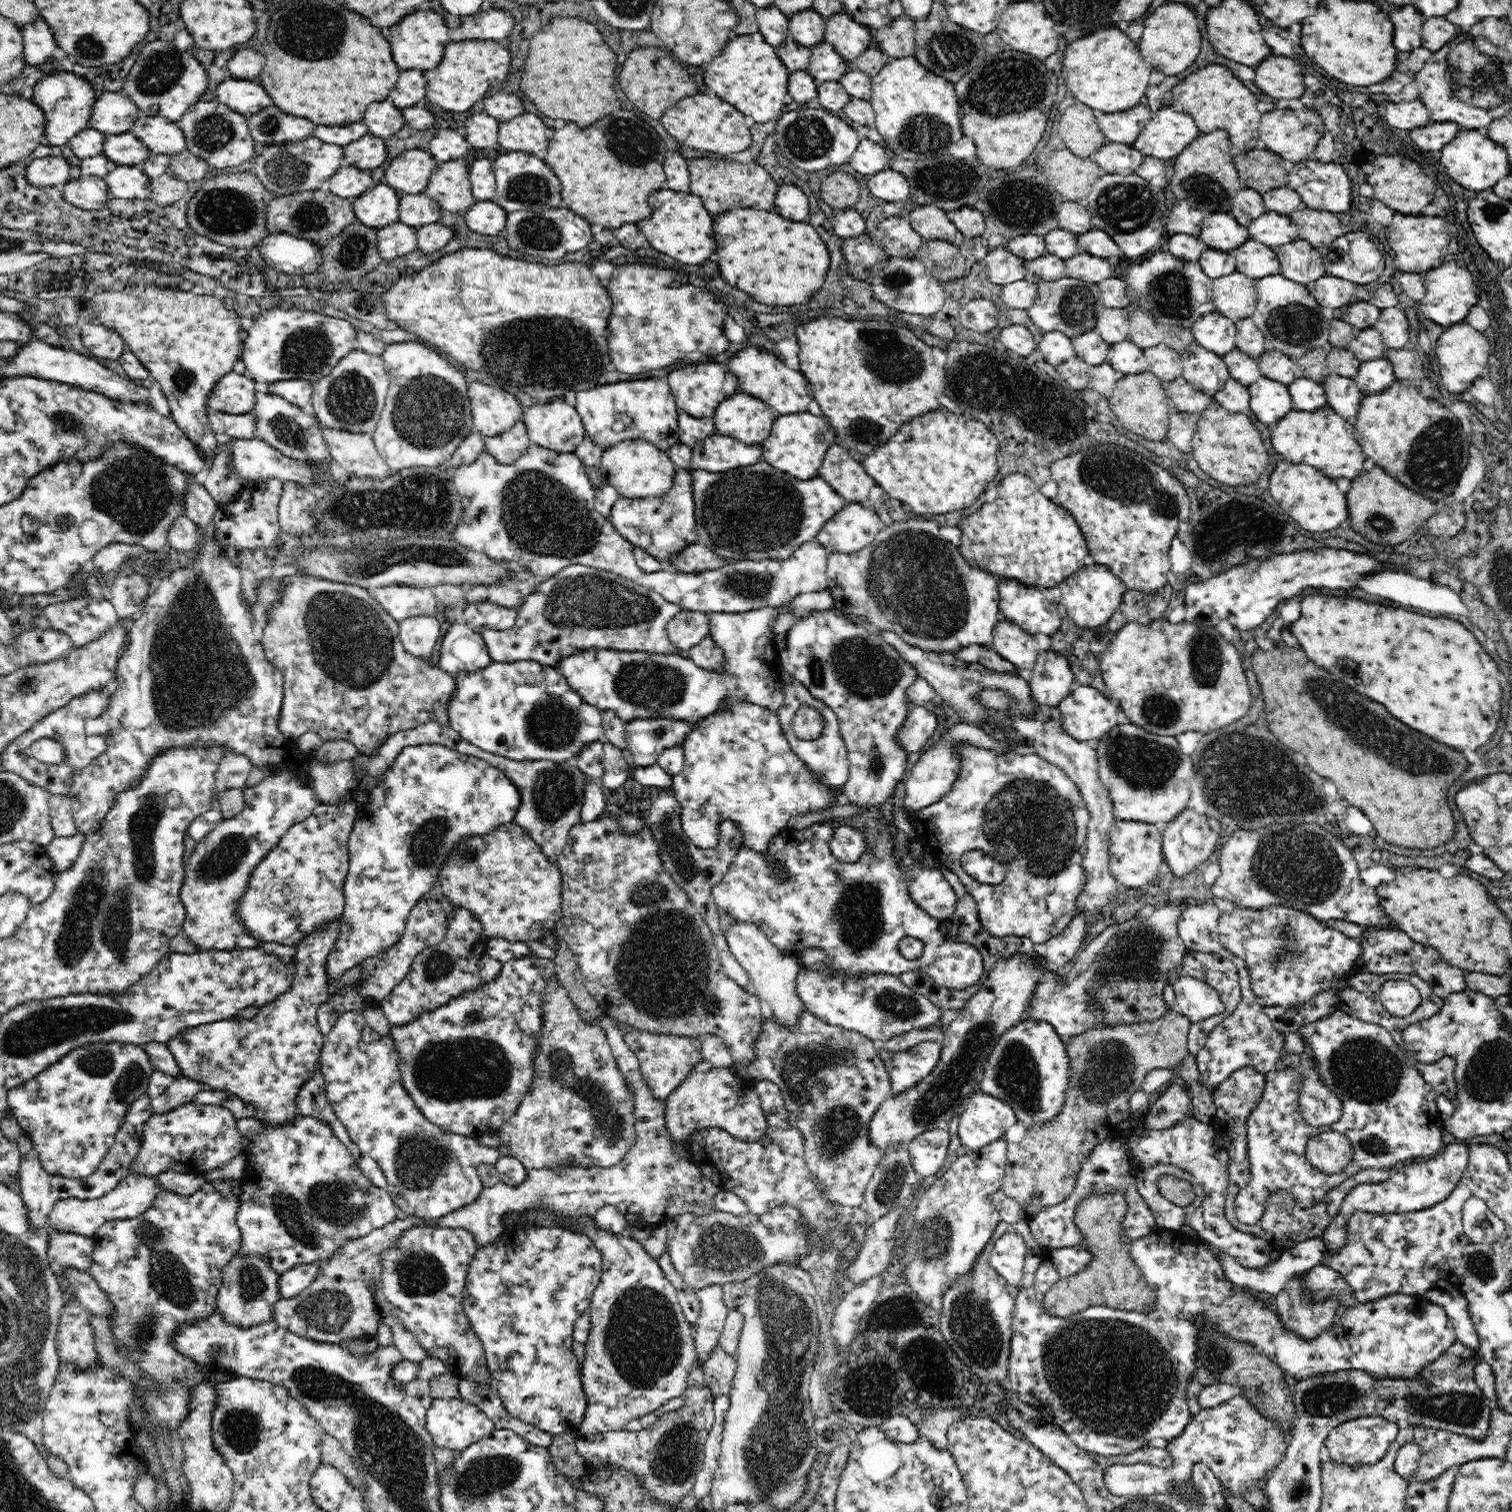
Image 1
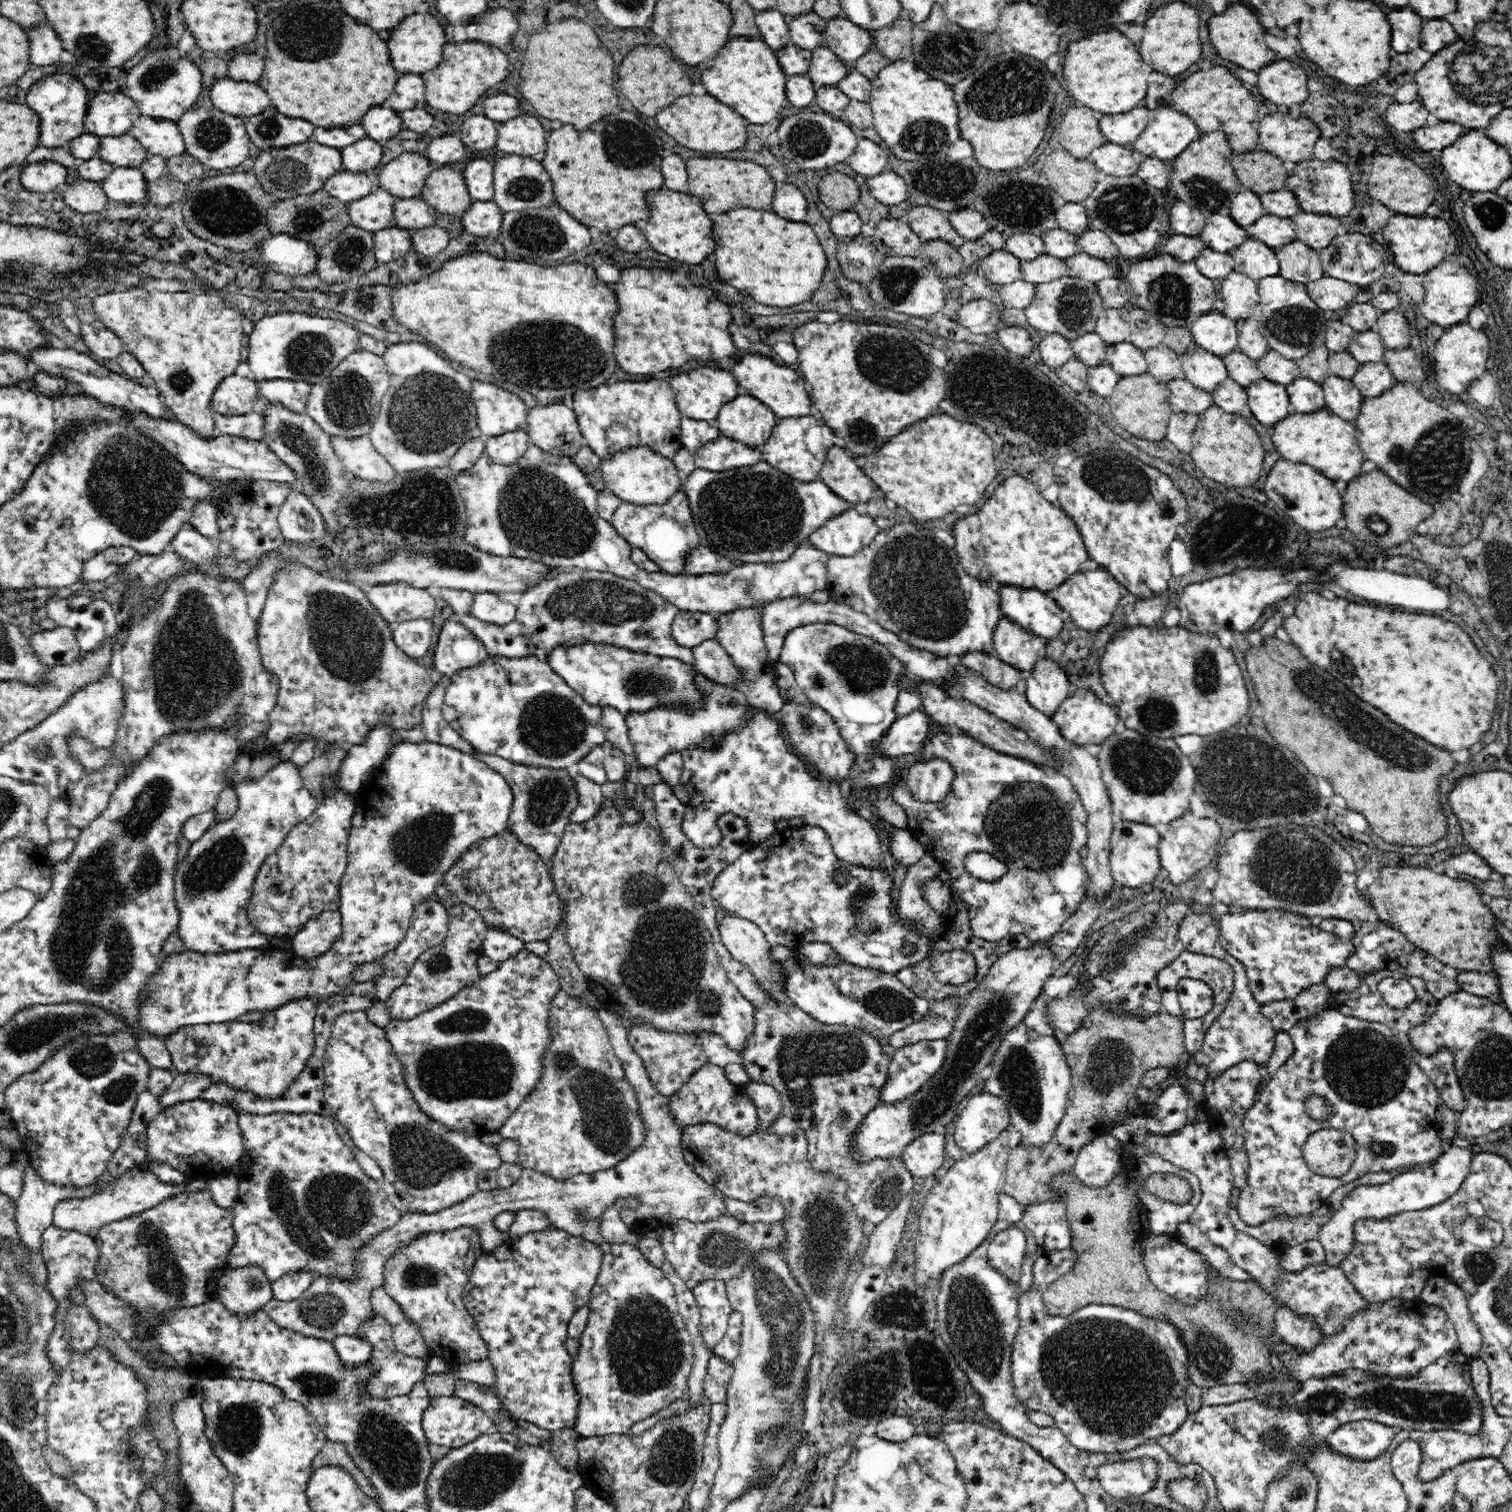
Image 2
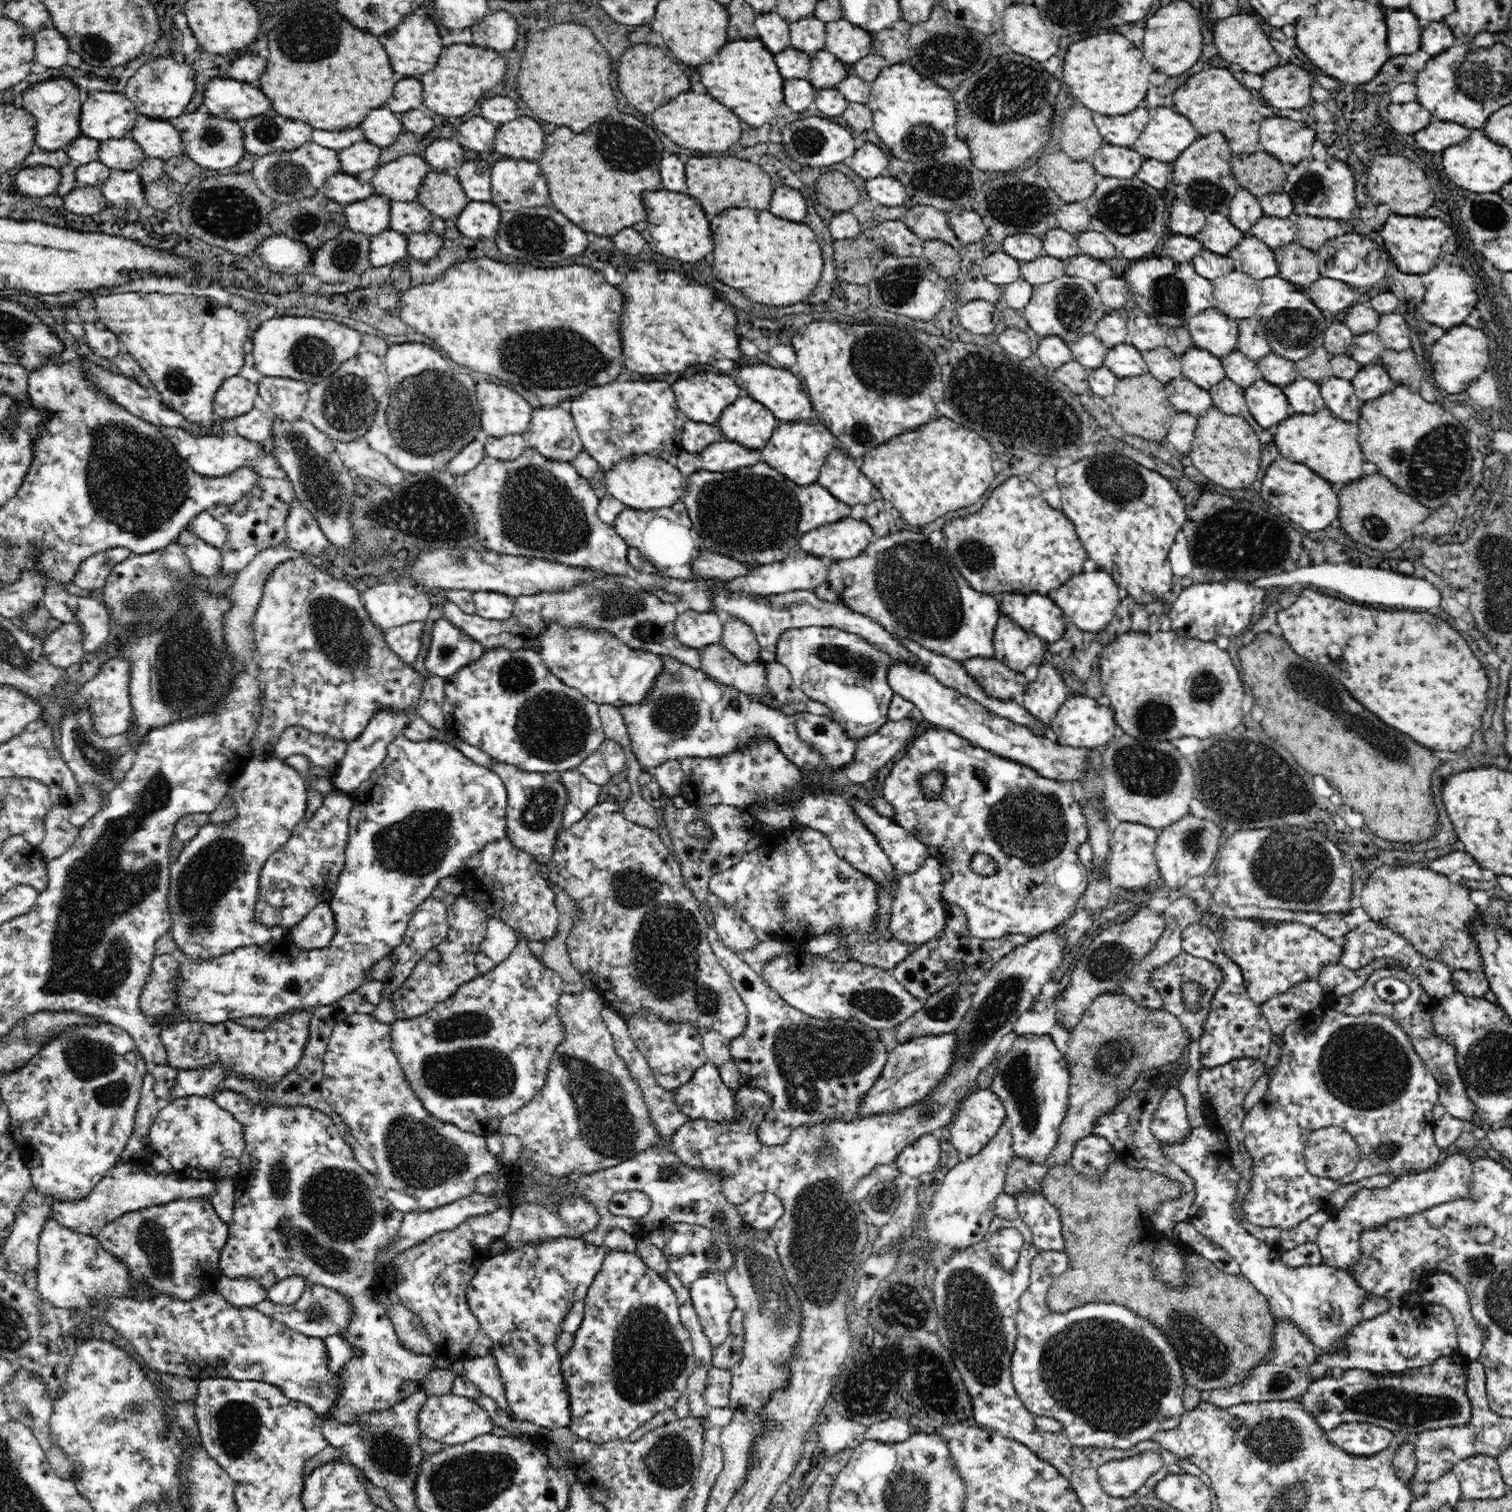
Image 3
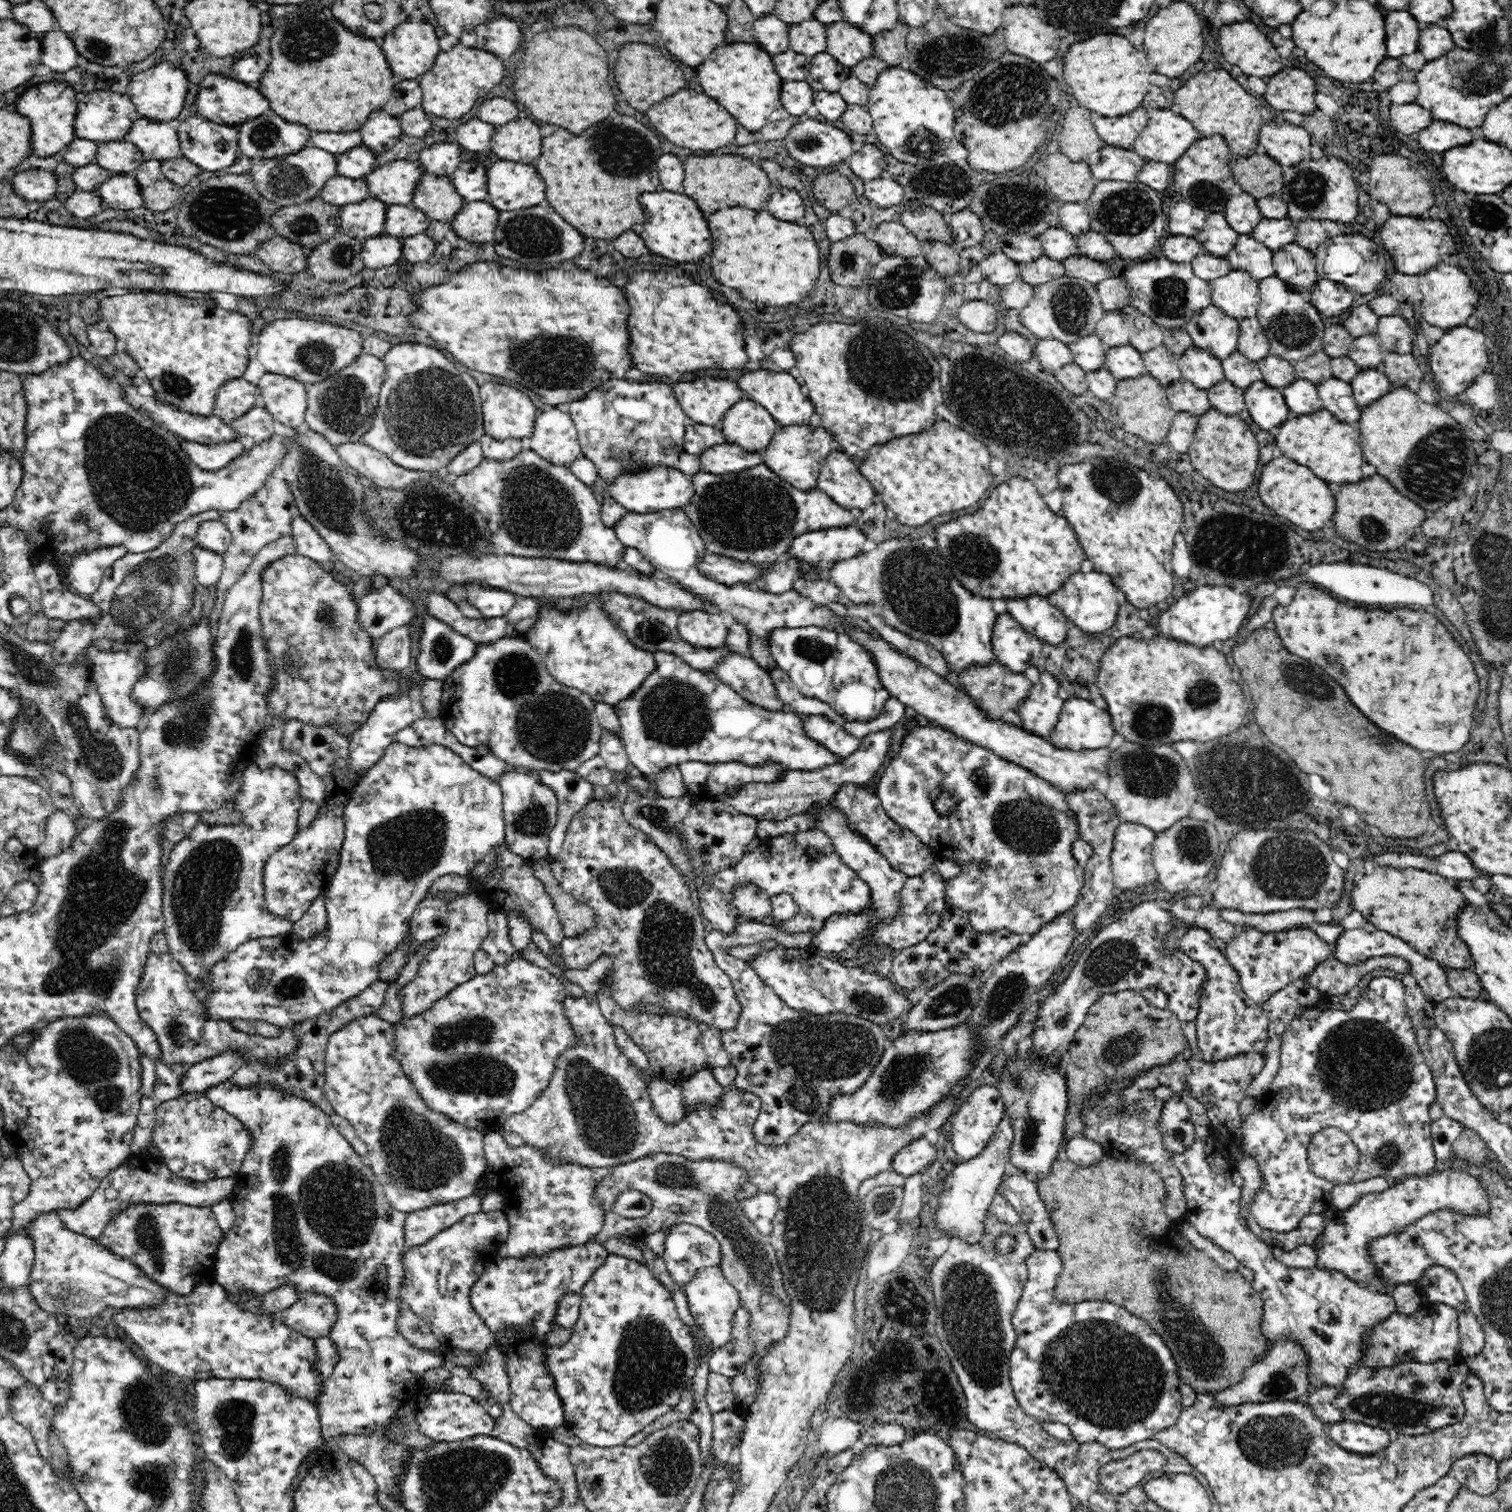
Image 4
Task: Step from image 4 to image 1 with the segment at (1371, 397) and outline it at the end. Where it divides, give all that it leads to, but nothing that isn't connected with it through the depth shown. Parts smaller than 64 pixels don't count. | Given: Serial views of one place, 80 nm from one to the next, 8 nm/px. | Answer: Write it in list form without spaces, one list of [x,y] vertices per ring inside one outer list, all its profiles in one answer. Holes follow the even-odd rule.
[[[1384,358],[1363,362],[1352,379],[1365,396],[1380,394],[1397,380],[1391,363]]]

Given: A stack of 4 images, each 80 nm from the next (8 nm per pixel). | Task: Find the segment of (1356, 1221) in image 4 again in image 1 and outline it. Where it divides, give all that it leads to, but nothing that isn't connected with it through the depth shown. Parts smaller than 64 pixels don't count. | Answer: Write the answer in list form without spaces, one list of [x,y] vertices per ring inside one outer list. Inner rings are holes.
[[[1450,1143],[1432,1158],[1416,1160],[1394,1169],[1391,1177],[1384,1182],[1355,1186],[1343,1198],[1338,1214],[1332,1218],[1320,1236],[1326,1250],[1335,1255],[1343,1249],[1347,1241],[1347,1222],[1355,1211],[1416,1216],[1421,1210],[1442,1202],[1456,1188],[1468,1164],[1469,1148],[1464,1144]]]

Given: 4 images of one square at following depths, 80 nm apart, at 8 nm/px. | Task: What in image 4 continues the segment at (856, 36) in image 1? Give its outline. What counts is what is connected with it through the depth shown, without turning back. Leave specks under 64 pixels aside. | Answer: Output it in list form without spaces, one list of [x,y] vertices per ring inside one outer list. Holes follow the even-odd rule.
[[[844,20],[836,21],[827,27],[826,53],[831,54],[842,66],[852,68],[862,59],[873,54],[873,37]]]

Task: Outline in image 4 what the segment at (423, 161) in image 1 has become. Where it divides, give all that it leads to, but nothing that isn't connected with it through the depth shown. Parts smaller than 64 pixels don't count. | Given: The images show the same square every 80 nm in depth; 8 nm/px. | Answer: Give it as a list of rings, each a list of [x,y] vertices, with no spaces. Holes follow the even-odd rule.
[[[402,159],[374,168],[363,180],[373,199],[380,199],[386,205],[410,205],[424,173],[418,159]]]

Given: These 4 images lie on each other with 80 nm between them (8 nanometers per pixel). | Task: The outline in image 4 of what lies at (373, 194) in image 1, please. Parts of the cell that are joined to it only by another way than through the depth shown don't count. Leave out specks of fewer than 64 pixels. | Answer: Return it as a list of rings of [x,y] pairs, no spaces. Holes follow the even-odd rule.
[[[369,197],[362,202],[339,207],[338,232],[362,240],[382,235],[387,206],[380,199]]]

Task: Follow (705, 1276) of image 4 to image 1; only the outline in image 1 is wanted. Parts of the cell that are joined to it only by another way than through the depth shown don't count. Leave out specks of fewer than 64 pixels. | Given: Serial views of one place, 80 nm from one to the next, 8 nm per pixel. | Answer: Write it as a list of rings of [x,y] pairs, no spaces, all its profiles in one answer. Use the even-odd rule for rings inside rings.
[[[708,1284],[696,1290],[701,1311],[695,1324],[695,1349],[697,1361],[706,1361],[718,1348],[720,1336],[724,1332],[726,1317],[730,1308],[723,1299],[723,1287],[720,1284]]]

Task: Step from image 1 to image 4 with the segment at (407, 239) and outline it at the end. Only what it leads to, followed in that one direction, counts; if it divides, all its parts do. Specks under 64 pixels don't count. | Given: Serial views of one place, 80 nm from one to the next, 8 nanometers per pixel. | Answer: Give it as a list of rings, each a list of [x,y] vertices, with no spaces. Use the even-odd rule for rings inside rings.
[[[378,235],[362,244],[362,262],[369,269],[381,269],[398,263],[402,258],[402,243],[394,235]]]

